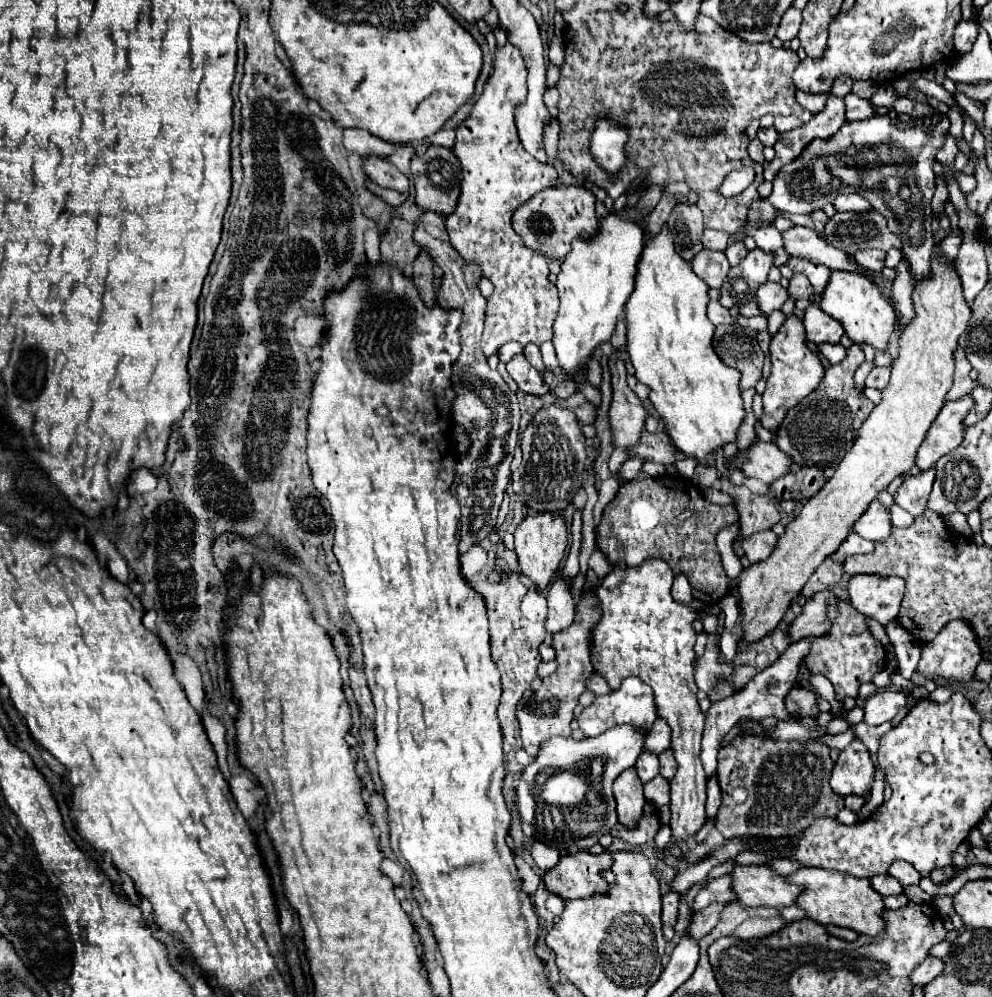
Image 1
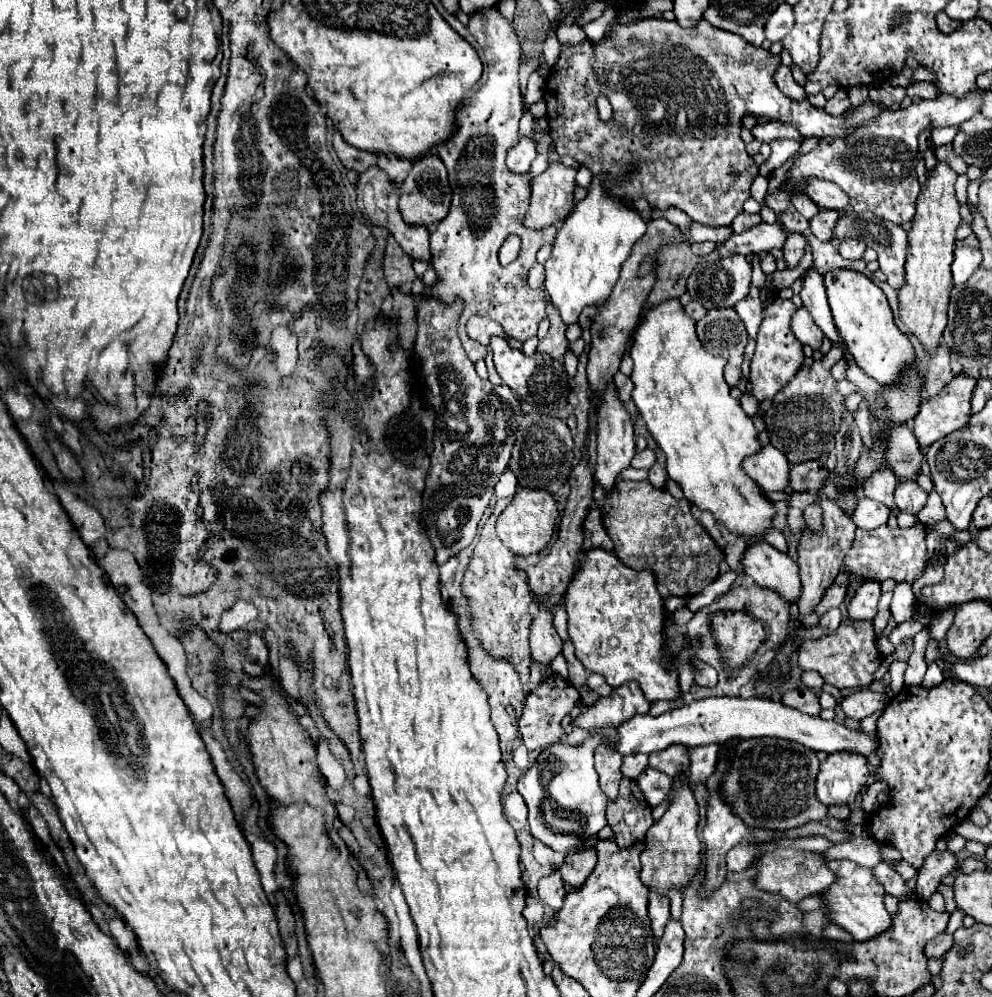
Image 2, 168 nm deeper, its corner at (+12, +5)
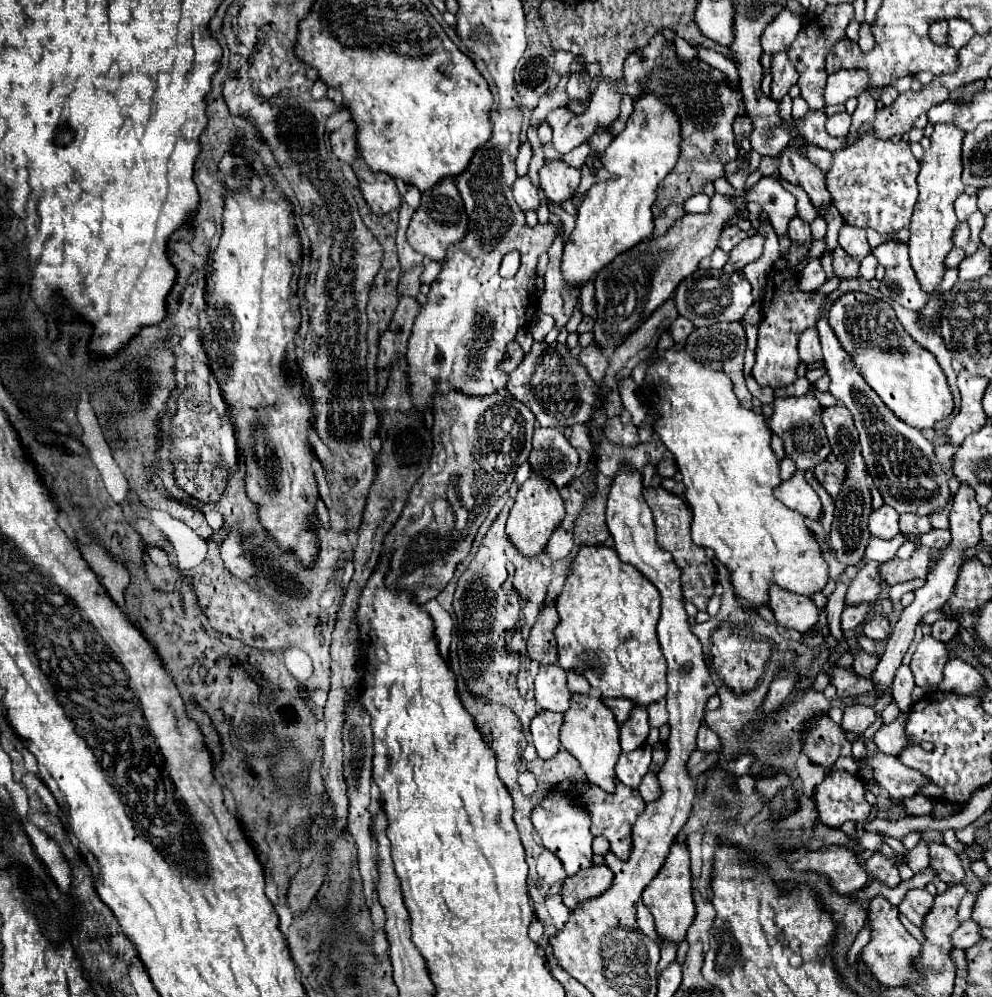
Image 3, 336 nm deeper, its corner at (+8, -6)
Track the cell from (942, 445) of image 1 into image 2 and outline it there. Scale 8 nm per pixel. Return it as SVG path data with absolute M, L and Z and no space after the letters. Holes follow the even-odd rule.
M959 374L955 376L937 396L931 396L927 400L923 400L921 404L921 410L919 410L919 416L913 418L913 432L915 432L915 438L919 442L921 448L927 448L931 446L933 442L949 436L951 432L963 428L967 422L969 422L969 412L971 412L971 392L975 390L975 380L971 376L965 376L965 374Z

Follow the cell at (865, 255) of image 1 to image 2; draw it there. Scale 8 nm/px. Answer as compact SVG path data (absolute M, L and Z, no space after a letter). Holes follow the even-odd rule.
M861 240L841 242L841 246L839 246L839 254L849 260L861 260L863 252L865 252L865 242L861 242Z

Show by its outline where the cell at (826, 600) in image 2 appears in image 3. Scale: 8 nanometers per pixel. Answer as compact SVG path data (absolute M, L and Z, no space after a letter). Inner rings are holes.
M867 561L865 567L857 571L853 577L845 603L847 605L859 605L859 603L873 603L879 597L881 591L881 573L879 573L879 563L877 561Z

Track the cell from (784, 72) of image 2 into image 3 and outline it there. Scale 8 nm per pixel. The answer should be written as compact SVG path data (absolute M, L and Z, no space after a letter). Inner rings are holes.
M781 51L781 53L773 53L771 55L771 77L773 77L773 83L771 83L771 97L777 101L781 97L785 97L789 93L789 89L797 83L799 79L799 73L797 69L793 67L787 51Z

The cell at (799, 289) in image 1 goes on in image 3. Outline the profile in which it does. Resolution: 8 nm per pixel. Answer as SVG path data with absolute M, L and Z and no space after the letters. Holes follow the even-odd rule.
M799 215L797 217L793 217L791 219L791 223L789 223L789 237L791 237L791 241L795 243L805 243L805 241L809 241L811 239L811 231L809 231L809 223L805 223Z

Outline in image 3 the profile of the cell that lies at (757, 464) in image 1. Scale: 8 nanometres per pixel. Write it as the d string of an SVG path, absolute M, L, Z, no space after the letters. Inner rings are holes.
M799 471L793 475L793 479L781 483L775 489L775 497L783 505L787 505L789 509L799 511L799 513L803 513L809 519L817 521L821 517L821 513L823 513L821 511L823 505L821 505L819 495L815 493L815 489L805 481L805 477Z

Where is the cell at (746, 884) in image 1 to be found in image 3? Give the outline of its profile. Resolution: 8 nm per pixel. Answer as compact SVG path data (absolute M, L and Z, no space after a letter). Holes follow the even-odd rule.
M827 845L817 851L809 851L797 857L793 863L795 871L819 871L829 877L831 885L839 893L853 893L863 889L867 883L867 871L857 861L857 855L839 845Z

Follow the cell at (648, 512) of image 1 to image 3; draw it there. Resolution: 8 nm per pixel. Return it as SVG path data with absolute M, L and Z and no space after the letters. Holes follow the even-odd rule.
M649 487L643 489L643 497L647 497L647 503L651 503L651 511L653 511L653 519L656 528L657 545L665 551L669 551L675 559L675 563L681 569L681 587L683 587L683 597L685 601L691 601L699 611L707 609L709 599L713 597L713 589L715 589L715 567L713 563L707 559L705 549L697 547L691 539L689 539L689 527L691 527L691 507L677 495L665 491L663 487Z

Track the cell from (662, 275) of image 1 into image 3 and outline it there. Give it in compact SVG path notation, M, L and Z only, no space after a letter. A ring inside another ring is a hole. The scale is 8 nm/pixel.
M683 351L659 353L659 359L649 367L647 375L649 379L655 379L655 391L659 395L659 409L655 399L655 411L659 415L655 433L675 455L679 473L687 485L685 501L693 509L691 539L699 547L713 549L715 557L731 571L731 585L741 609L757 613L759 607L769 607L771 583L805 597L823 591L829 581L829 565L821 555L821 547L807 529L805 517L787 509L773 495L773 489L781 485L779 459L771 449L771 431L767 429L763 415L739 405L729 377L709 367L701 367Z

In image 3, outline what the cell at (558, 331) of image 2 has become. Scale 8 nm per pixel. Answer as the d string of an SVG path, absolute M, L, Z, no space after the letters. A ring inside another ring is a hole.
M563 225L559 229L559 235L553 239L551 247L547 249L549 265L545 273L545 287L539 297L539 309L543 313L549 313L555 319L555 327L561 329L567 325L579 295L581 287L569 287L567 281L561 275L561 255L563 255Z

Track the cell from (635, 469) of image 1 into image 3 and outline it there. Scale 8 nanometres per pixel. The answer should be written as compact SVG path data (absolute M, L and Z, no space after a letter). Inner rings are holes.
M667 457L667 459L663 459L663 461L659 463L657 471L659 471L661 477L675 477L675 475L677 475L677 463Z

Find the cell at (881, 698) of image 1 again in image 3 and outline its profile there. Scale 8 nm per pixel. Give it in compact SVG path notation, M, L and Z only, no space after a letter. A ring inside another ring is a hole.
M851 705L845 709L843 713L843 721L841 727L849 733L855 735L863 735L867 727L871 727L877 719L877 713L873 707L865 707L865 705Z

